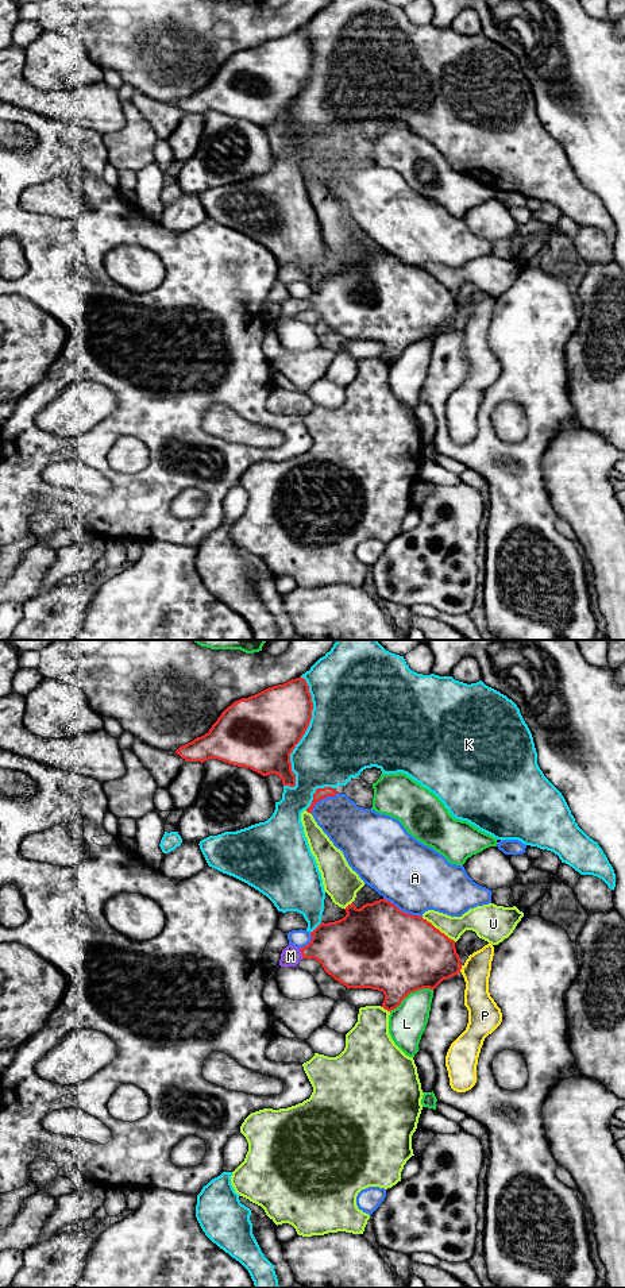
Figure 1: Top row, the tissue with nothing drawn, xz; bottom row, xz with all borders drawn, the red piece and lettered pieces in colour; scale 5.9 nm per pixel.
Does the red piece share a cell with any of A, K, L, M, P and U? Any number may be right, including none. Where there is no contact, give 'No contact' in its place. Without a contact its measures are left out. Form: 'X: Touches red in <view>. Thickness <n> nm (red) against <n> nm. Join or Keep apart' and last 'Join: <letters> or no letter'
A: Touches red in xz. Thickness 500 nm (red) against 400 nm. Keep apart
K: Touches red in xz. Thickness 440 nm (red) against 460 nm. Keep apart
L: Touches red in xz. Thickness 480 nm (red) against 220 nm. Keep apart
M: Touches red in xz. Thickness 320 nm (red) against 120 nm. Join
P: Touches red in xz. Thickness 380 nm (red) against 160 nm. Keep apart
U: Touches red in xz. Thickness 460 nm (red) against 150 nm. Keep apart
Join: M

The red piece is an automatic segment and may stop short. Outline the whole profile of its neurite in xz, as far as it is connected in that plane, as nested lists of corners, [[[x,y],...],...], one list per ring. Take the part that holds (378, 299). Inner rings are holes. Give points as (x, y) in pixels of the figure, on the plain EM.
[[[385,250],[360,261],[351,255],[344,262],[344,270],[321,274],[310,284],[312,292],[306,298],[289,296],[281,305],[279,317],[296,319],[302,311],[315,311],[347,340],[382,343],[385,352],[381,359],[387,363],[397,360],[410,344],[435,342],[443,332],[460,325],[455,293],[423,269],[406,266]]]

